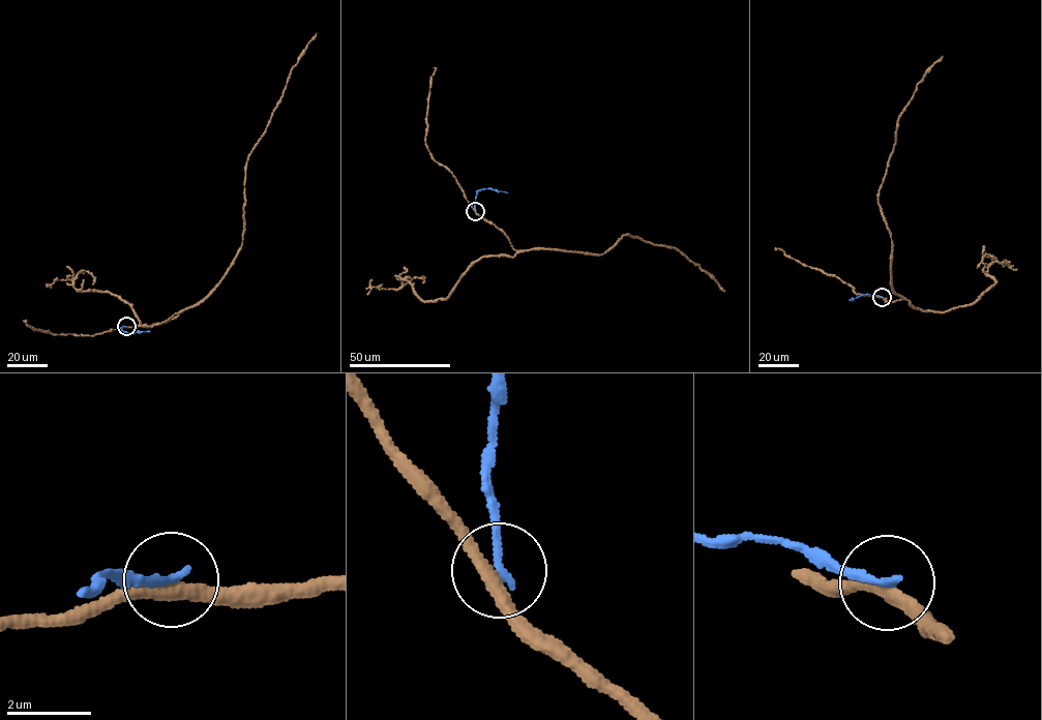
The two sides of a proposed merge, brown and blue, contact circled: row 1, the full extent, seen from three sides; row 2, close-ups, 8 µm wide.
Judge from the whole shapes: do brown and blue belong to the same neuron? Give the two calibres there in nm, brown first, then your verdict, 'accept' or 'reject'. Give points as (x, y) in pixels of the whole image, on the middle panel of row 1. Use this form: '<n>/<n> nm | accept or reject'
300/190 nm | reject

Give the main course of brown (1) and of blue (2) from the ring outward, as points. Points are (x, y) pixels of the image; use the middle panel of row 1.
1: (475, 211), (517, 250), (549, 248), (594, 254), (605, 252), (628, 234), (678, 249), (724, 291)
2: (475, 211), (479, 189), (507, 192)

